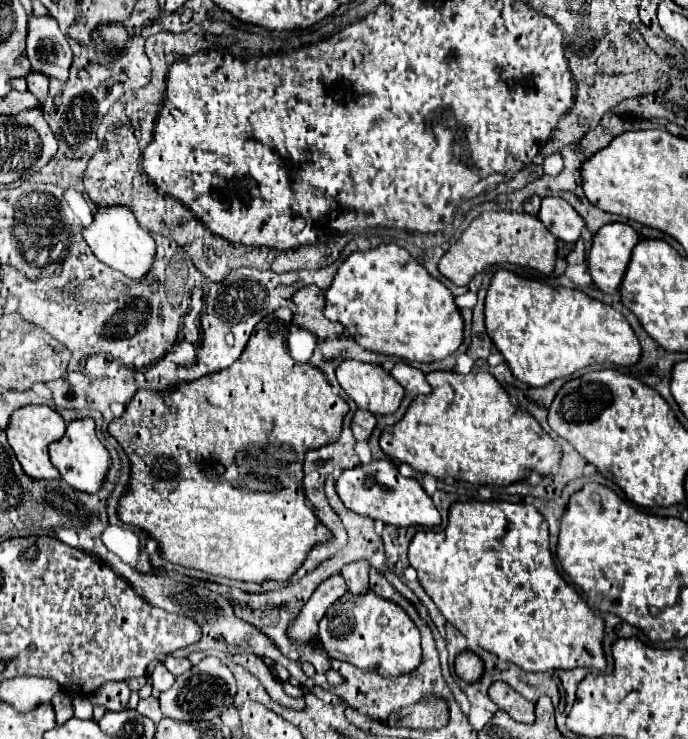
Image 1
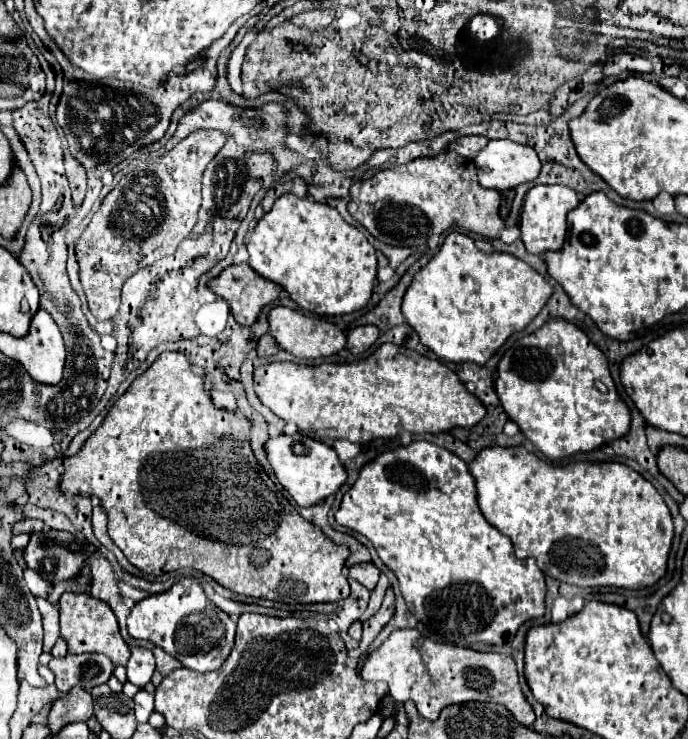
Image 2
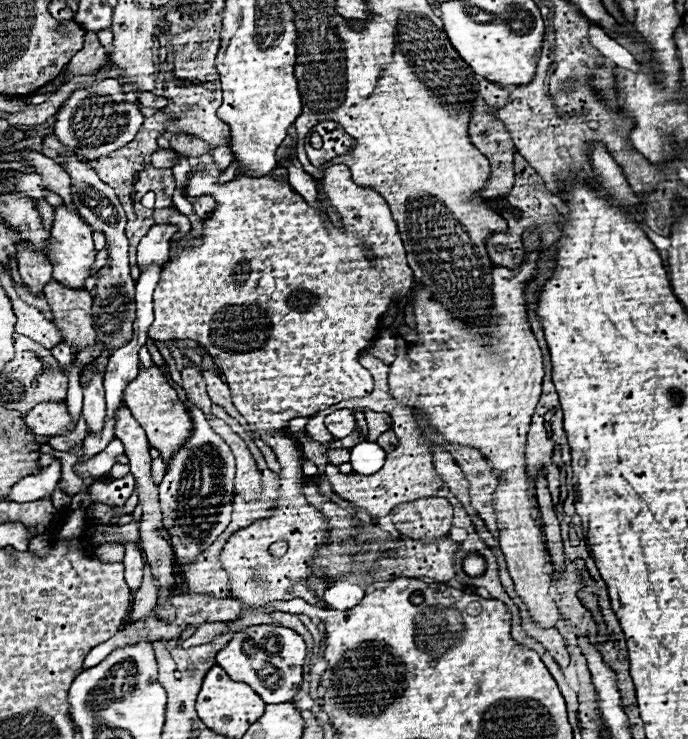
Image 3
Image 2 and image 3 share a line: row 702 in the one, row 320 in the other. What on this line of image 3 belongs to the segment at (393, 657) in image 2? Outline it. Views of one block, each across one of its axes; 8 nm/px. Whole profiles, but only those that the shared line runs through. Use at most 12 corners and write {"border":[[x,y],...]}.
{"border":[[544,244],[494,268],[486,336],[414,288],[388,384],[500,478],[494,512],[538,626],[558,608],[528,492],[542,352],[526,310]]}

